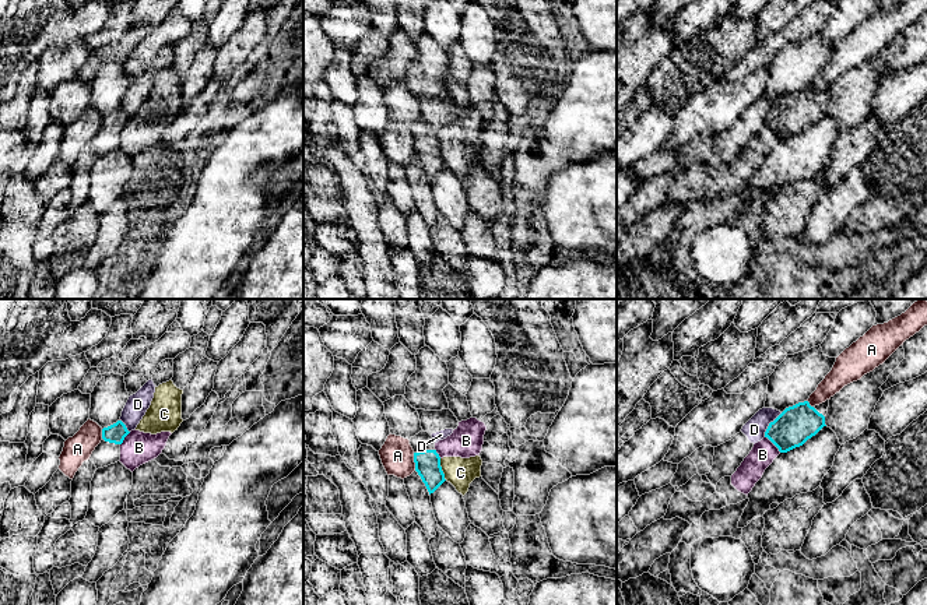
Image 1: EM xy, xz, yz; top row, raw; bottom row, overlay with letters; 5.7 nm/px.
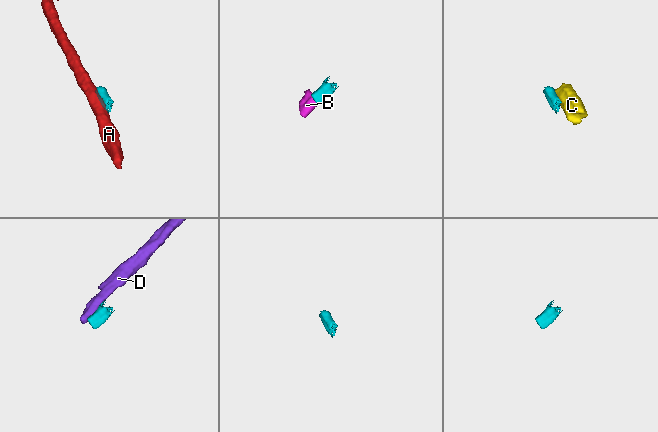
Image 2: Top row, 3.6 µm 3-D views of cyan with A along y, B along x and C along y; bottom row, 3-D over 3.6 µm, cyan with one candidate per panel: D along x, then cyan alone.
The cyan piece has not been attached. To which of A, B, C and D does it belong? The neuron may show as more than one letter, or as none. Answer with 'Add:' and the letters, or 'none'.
Add: none

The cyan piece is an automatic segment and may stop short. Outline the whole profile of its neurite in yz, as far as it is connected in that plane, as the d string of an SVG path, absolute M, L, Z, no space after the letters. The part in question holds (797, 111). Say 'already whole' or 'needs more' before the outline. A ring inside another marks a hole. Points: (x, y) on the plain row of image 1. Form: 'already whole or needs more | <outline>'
needs more | M829 87L811 94L808 88L786 95L773 109L769 110L768 124L780 140L787 140L803 133L815 123L825 112Z

